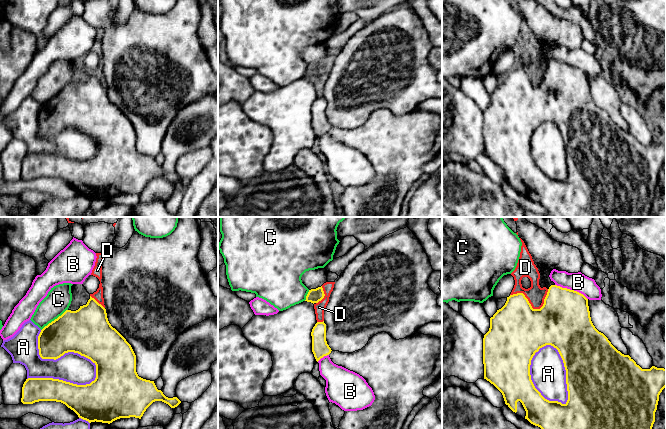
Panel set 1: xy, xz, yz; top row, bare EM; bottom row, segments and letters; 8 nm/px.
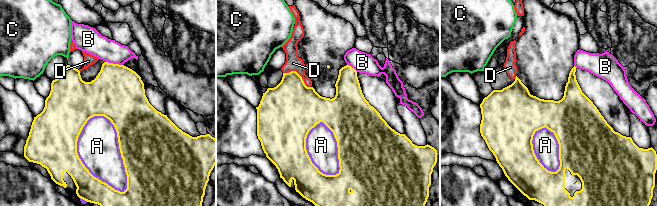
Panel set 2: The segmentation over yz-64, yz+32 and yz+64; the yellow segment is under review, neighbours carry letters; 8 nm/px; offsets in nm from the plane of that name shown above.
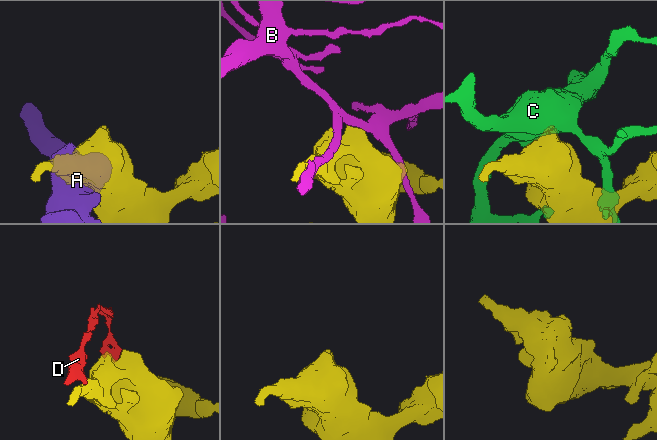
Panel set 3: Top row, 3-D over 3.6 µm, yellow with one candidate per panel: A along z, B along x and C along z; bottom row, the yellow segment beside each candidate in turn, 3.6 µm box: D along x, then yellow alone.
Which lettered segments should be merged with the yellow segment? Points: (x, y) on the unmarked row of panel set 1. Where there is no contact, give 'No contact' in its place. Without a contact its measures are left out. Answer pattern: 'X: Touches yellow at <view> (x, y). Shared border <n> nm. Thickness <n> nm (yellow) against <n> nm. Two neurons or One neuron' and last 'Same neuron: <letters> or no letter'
A: Touches yellow at xy (62, 131). Shared border 600 nm. Thickness 360 nm (yellow) against 240 nm. Two neurons
B: Touches yellow at yz (571, 66). Shared border 300 nm. Thickness 420 nm (yellow) against 150 nm. Two neurons
C: Touches yellow at xy (55, 95). Shared border 280 nm. Thickness 360 nm (yellow) against 200 nm. Two neurons
D: Touches yellow at yz (531, 83). Shared border 320 nm. Thickness 440 nm (yellow) against 150 nm. Two neurons
Same neuron: no letter

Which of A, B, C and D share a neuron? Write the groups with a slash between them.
A / B / C / D

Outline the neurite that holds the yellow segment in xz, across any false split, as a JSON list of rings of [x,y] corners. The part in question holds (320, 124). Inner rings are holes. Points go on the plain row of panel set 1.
[[[317,98],[312,105],[312,128],[316,137],[318,138],[324,132],[331,129],[331,124],[326,117],[326,100],[323,98]]]

